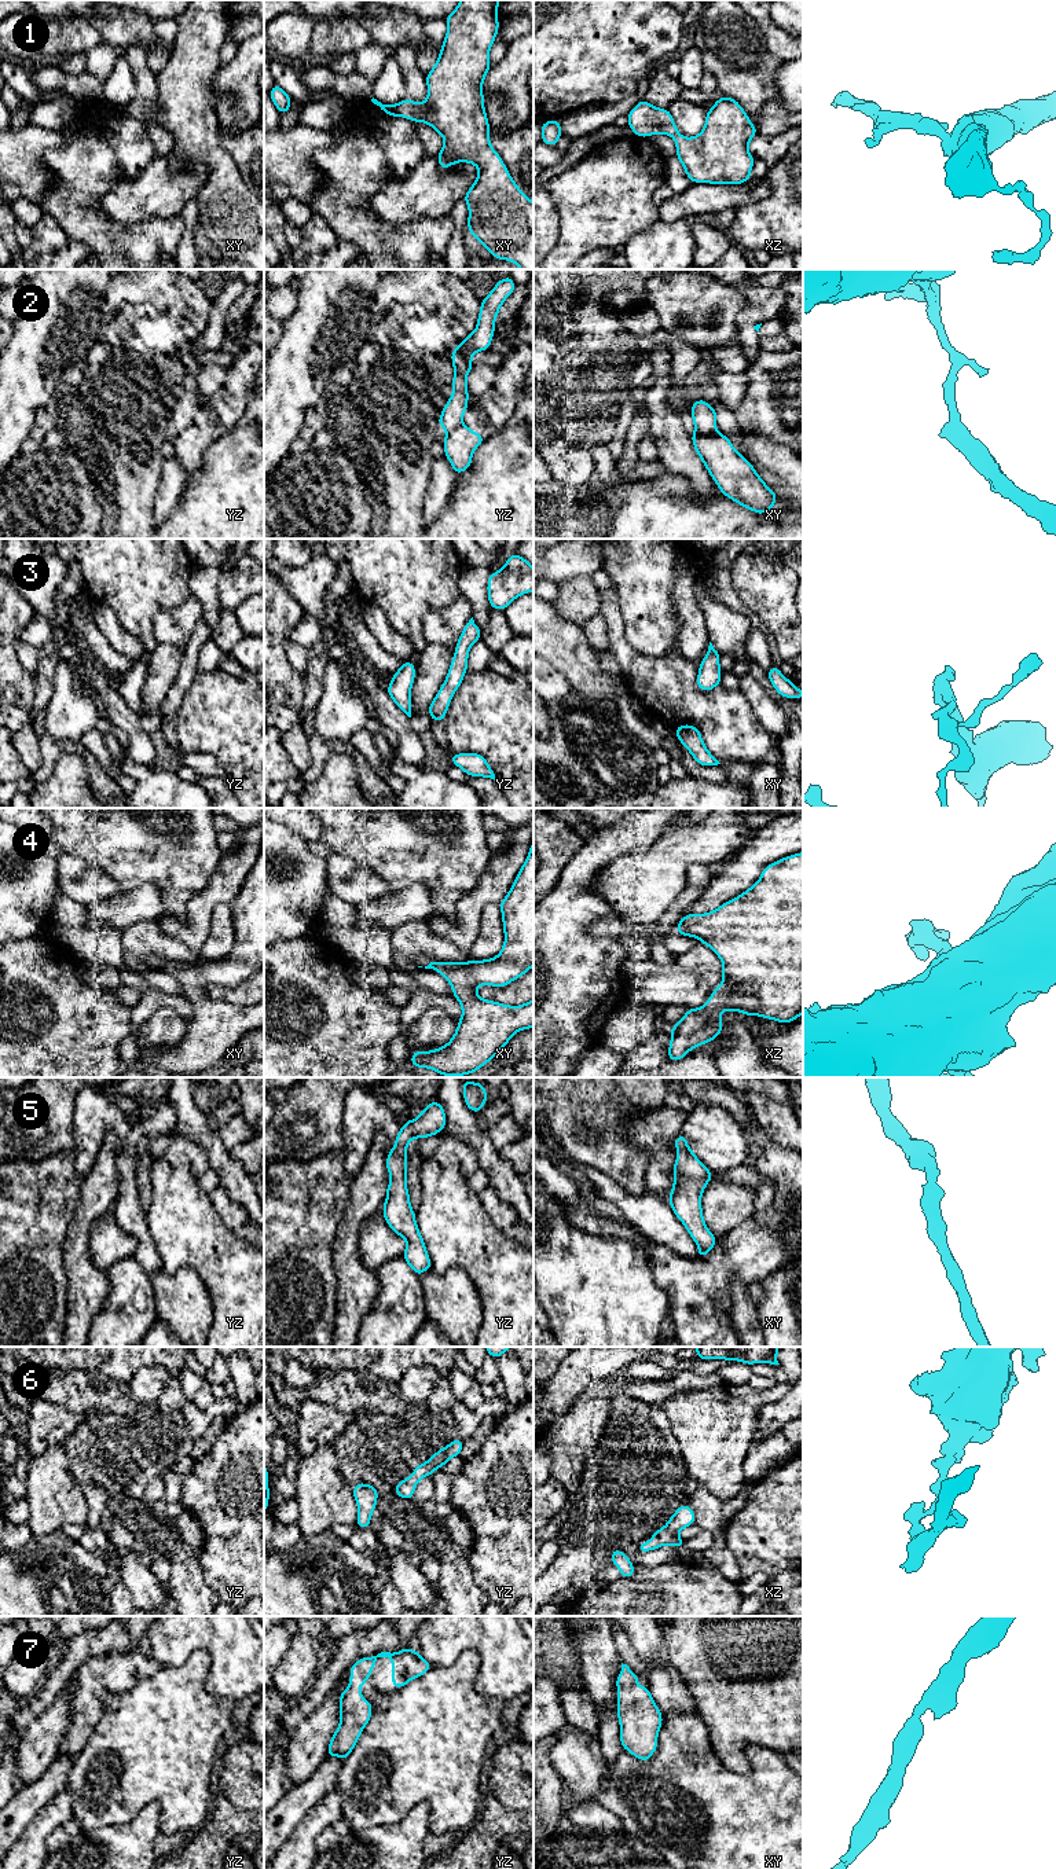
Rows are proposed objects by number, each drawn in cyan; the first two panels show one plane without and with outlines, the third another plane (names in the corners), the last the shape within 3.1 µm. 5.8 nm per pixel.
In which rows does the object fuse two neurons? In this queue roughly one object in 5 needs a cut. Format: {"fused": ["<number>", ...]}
{"fused": ["2", "6"]}

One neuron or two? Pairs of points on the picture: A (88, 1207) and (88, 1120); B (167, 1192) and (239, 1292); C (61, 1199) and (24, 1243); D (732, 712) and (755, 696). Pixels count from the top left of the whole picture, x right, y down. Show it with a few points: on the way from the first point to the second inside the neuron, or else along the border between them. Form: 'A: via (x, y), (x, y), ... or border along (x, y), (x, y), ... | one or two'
A: border along (103, 1142), (94, 1166), (84, 1177) | two
B: via (182, 1216), (184, 1225), (224, 1267) | one
C: via (50, 1210), (28, 1232) | one
D: border along (737, 689), (765, 729) | two

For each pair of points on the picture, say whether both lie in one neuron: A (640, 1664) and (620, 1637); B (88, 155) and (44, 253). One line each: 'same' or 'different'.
A: same
B: different

